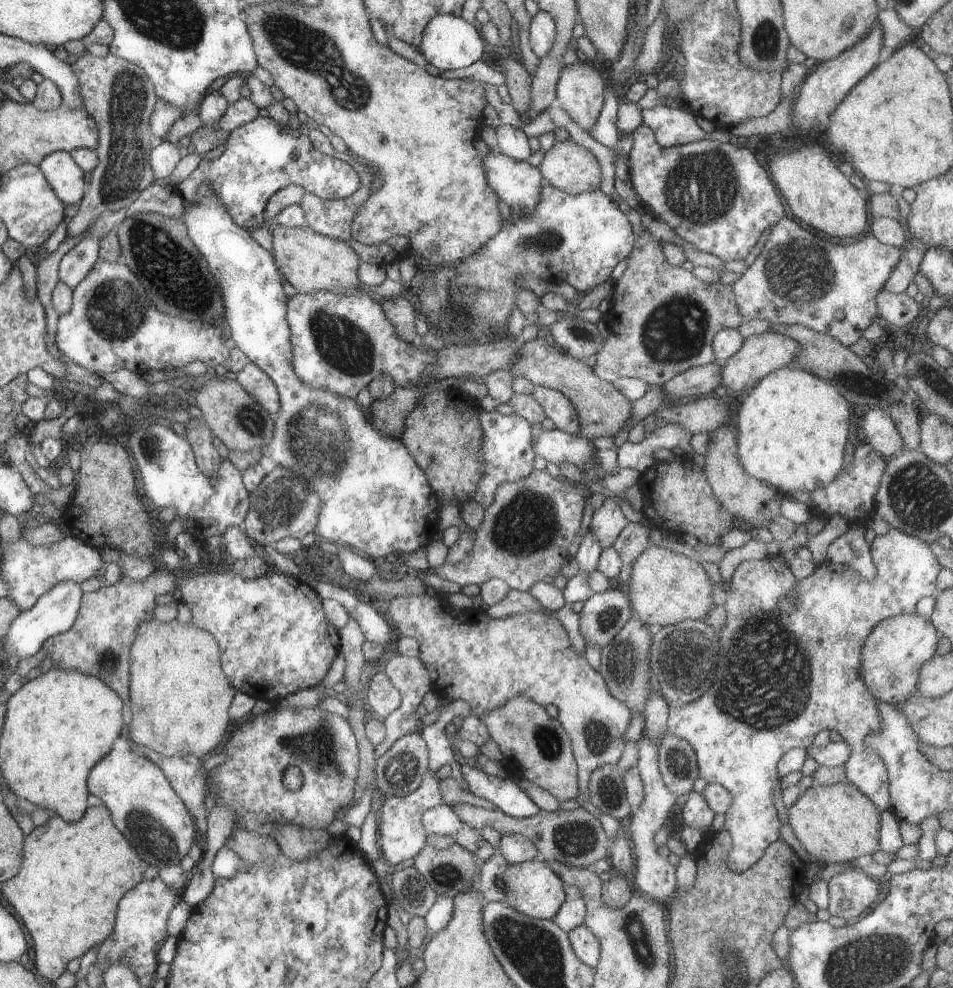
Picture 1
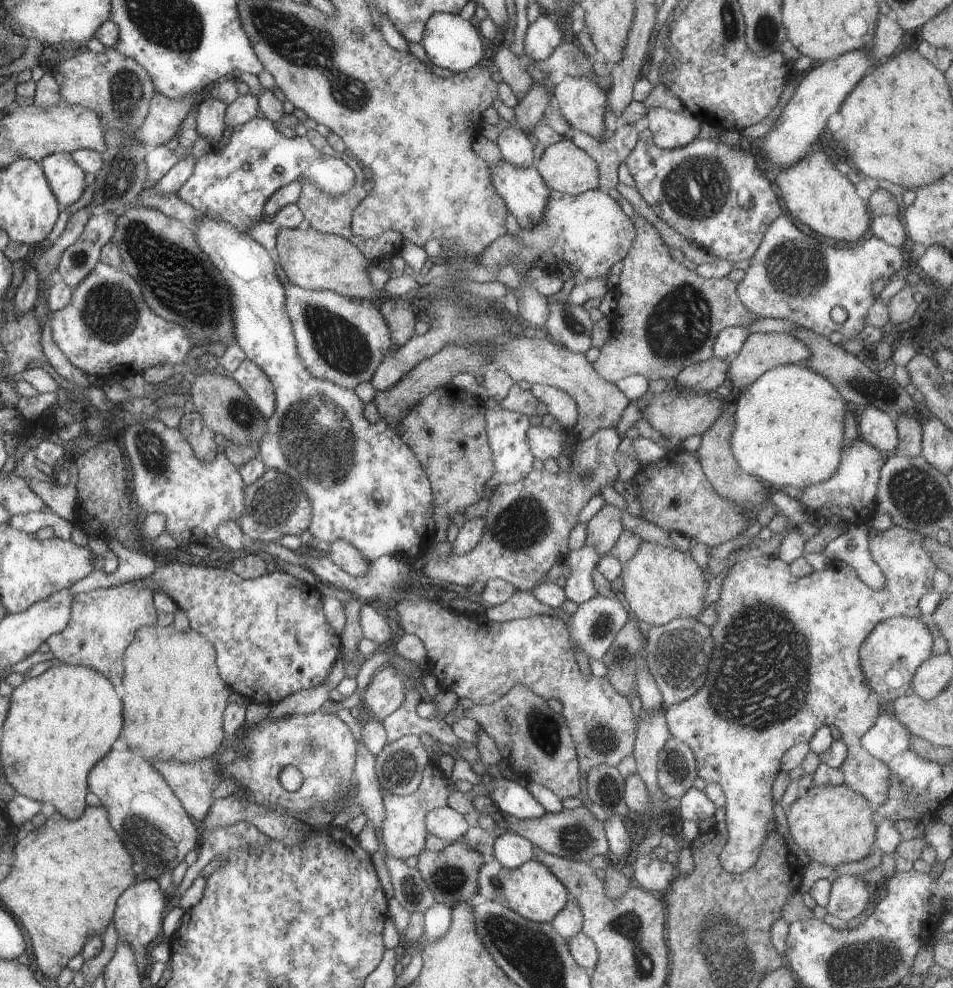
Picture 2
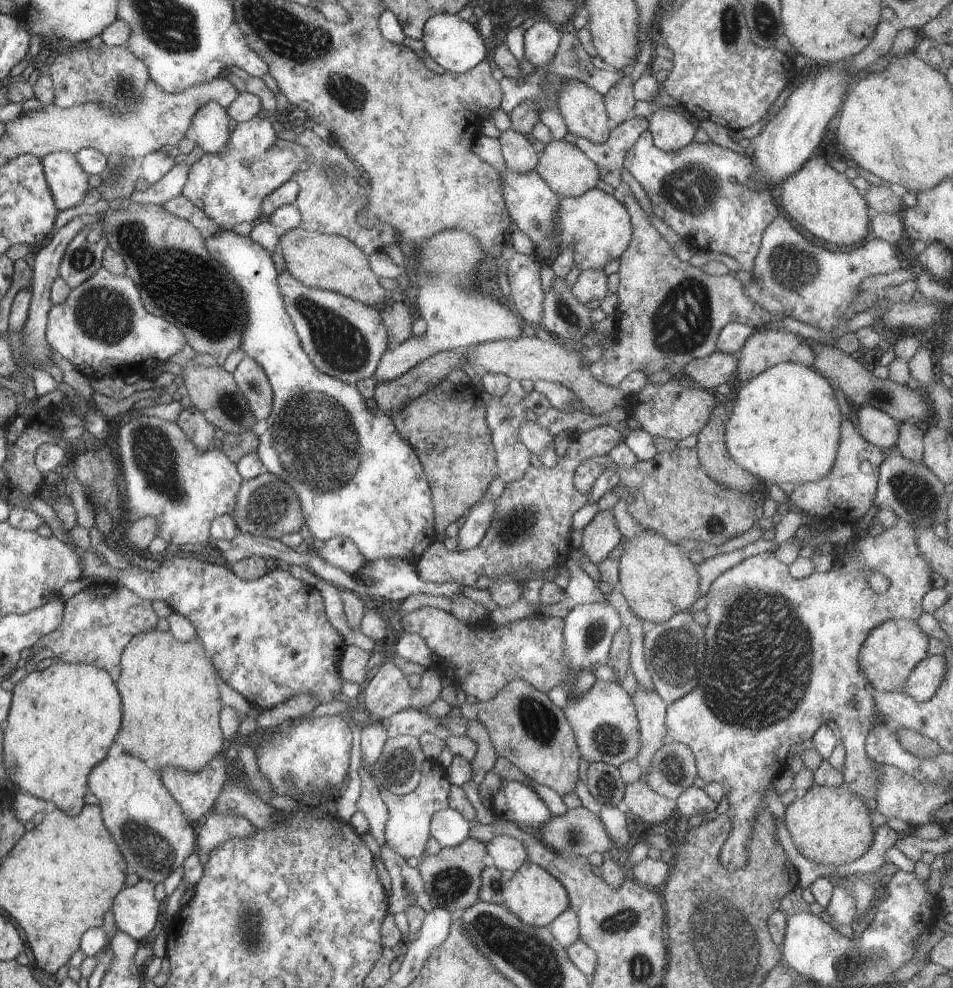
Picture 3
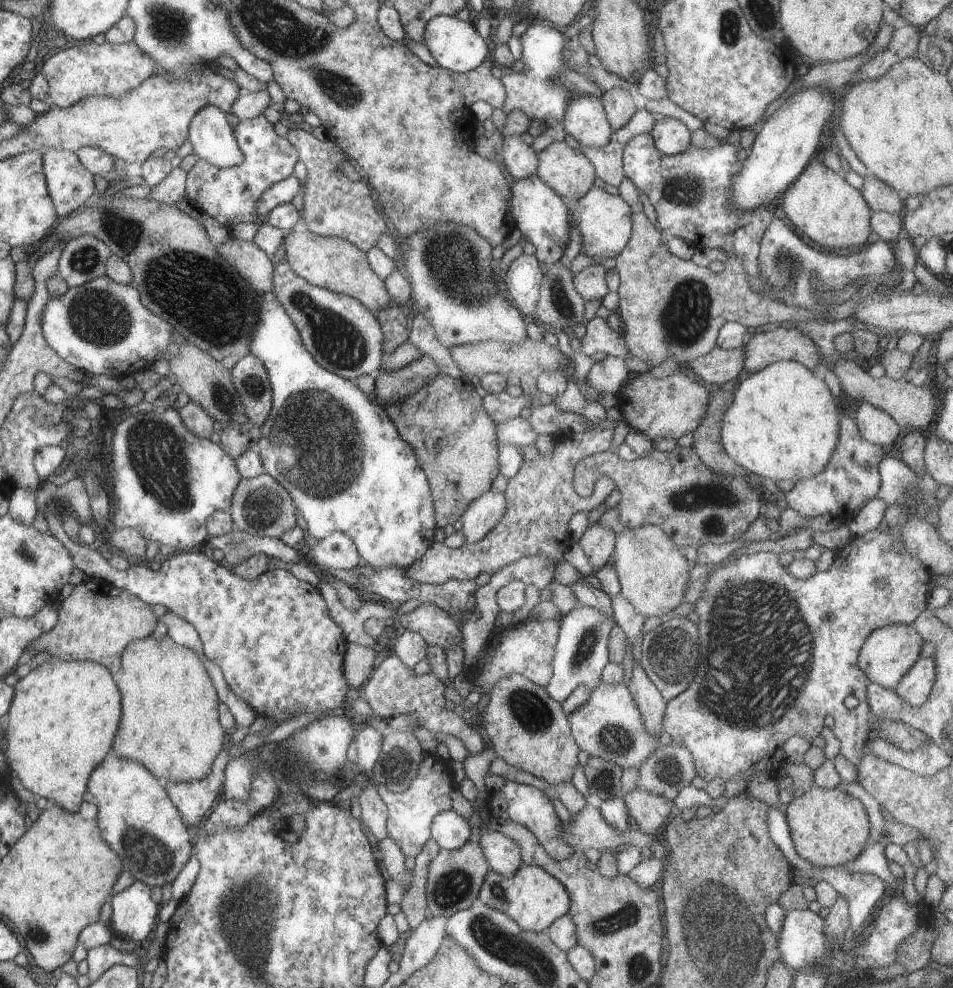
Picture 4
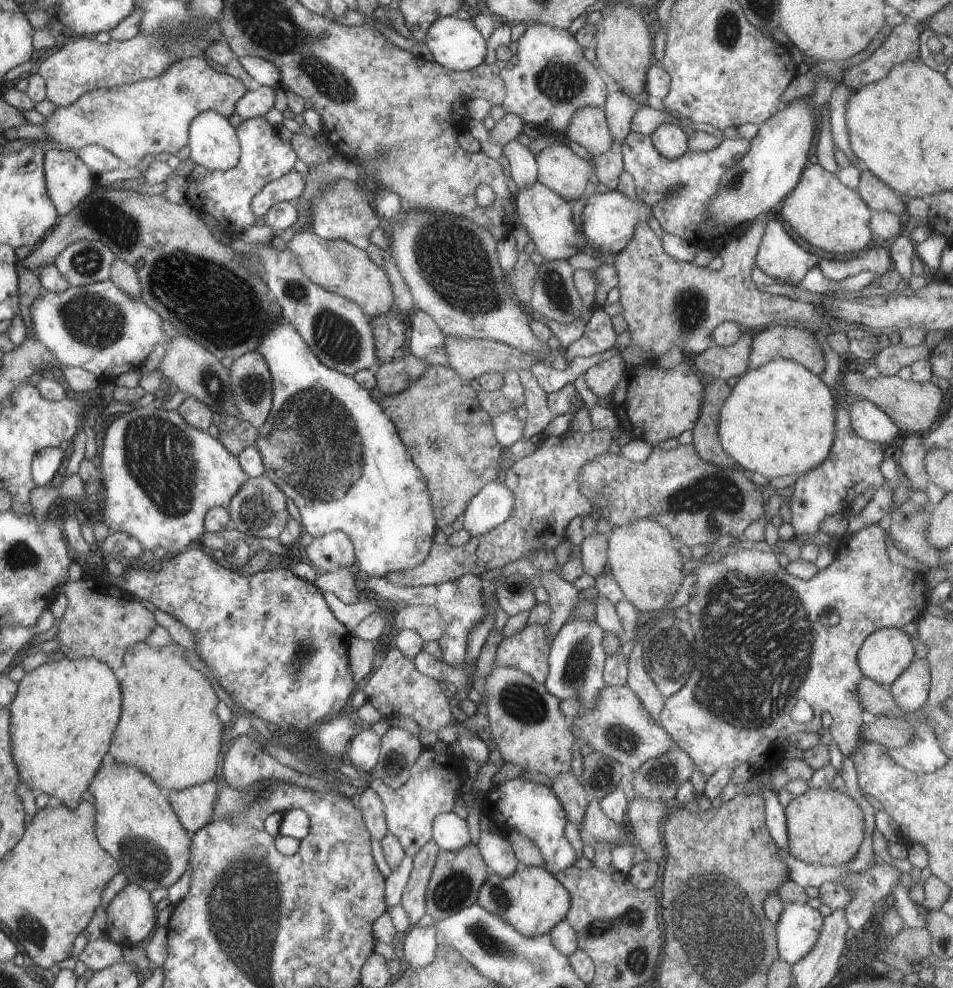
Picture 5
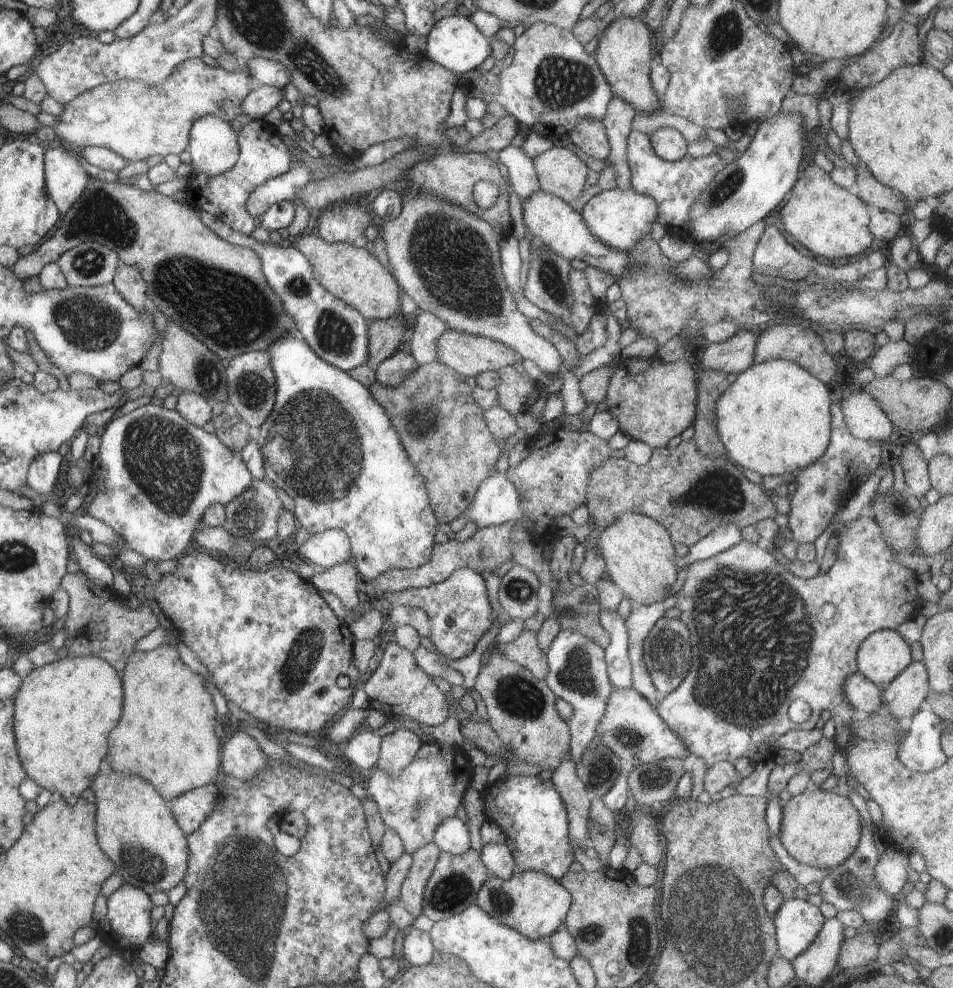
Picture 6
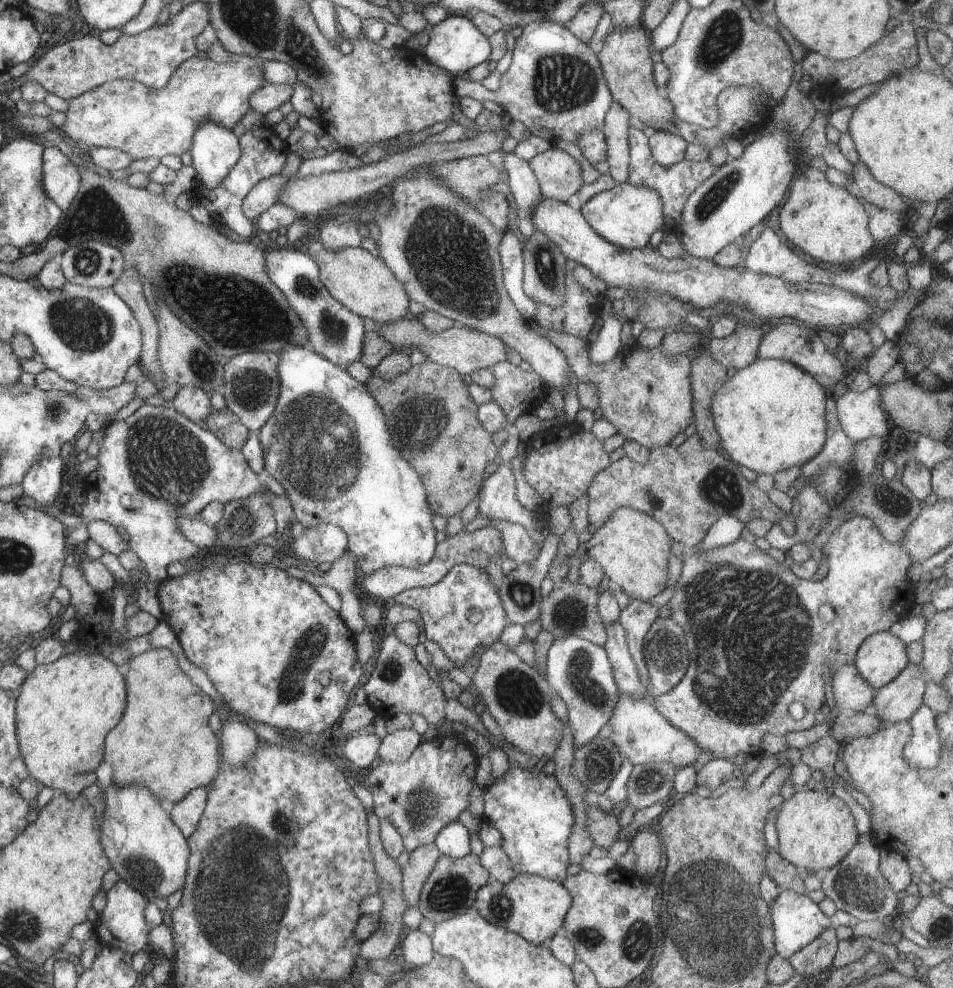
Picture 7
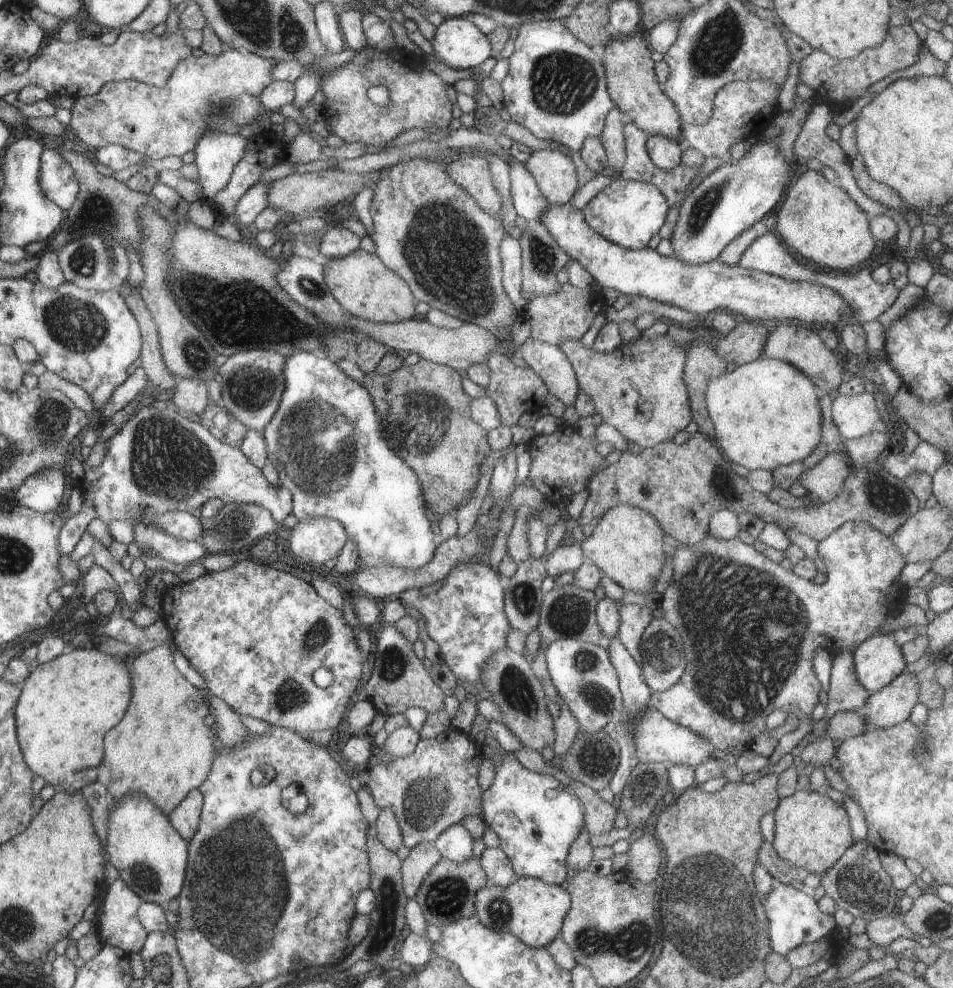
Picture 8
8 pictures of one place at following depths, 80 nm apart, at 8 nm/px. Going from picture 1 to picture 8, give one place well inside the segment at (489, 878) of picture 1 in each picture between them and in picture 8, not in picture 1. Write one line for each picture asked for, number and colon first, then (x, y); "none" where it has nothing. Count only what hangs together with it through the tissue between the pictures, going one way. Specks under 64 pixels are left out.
2: (531, 890)
3: (531, 893)
4: (533, 898)
5: (531, 899)
6: (532, 903)
7: (534, 907)
8: (529, 908)

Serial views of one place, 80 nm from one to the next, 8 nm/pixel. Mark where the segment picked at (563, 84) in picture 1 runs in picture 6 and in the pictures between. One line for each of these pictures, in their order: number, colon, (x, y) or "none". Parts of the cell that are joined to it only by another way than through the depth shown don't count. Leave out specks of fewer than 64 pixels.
2: (582, 102)
3: (583, 109)
4: (585, 119)
5: (588, 126)
6: (589, 136)

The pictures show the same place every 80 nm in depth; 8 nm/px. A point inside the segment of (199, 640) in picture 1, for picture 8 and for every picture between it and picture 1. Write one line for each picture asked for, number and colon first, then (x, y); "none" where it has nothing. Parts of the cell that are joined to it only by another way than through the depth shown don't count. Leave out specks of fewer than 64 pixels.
2: (174, 698)
3: (171, 702)
4: (170, 724)
5: (169, 729)
6: (166, 736)
7: (164, 742)
8: (162, 748)

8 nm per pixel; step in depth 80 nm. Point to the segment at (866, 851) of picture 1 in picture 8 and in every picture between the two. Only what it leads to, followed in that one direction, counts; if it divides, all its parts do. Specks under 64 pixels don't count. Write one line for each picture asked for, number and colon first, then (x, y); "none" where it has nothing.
2: (833, 824)
3: (832, 826)
4: (829, 828)
5: (825, 827)
6: (819, 828)
7: (816, 830)
8: (812, 831)

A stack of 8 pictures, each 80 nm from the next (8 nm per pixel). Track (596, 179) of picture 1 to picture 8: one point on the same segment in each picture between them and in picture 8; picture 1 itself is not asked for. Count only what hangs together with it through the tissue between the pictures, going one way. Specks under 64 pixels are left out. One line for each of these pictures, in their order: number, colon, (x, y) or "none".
2: (564, 167)
3: (568, 171)
4: (567, 171)
5: (558, 167)
6: (561, 173)
7: (559, 175)
8: (554, 171)

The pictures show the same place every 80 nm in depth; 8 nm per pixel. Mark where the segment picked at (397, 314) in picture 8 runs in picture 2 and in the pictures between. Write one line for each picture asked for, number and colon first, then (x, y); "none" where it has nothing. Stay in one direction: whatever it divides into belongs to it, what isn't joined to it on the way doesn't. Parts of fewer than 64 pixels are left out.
2: (312, 260)
3: (322, 261)
4: (333, 263)
5: (341, 267)
6: (352, 274)
7: (362, 282)

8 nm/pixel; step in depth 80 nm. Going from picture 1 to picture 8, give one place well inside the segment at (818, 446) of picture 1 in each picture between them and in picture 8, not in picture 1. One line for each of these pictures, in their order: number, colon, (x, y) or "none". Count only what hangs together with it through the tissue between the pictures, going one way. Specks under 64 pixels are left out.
2: (789, 425)
3: (785, 426)
4: (783, 424)
5: (779, 420)
6: (774, 419)
7: (771, 416)
8: (766, 413)

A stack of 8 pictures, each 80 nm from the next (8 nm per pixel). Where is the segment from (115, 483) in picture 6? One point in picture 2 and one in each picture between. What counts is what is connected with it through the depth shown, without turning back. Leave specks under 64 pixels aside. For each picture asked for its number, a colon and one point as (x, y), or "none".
2: (195, 496)
3: (184, 489)
4: (166, 482)
5: (161, 476)

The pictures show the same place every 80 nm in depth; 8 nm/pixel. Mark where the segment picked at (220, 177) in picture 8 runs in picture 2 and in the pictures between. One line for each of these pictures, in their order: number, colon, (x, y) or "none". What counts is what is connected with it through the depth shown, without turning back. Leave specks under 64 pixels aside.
2: (211, 113)
3: (210, 123)
4: (212, 137)
5: (214, 144)
6: (214, 149)
7: (215, 149)

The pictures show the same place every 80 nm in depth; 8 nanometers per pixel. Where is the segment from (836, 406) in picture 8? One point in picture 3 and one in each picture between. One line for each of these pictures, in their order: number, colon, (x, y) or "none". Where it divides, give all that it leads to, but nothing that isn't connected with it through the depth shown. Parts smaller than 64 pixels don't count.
3: (878, 428)
4: (876, 426)
5: (869, 422)
6: (866, 421)
7: (861, 415)

